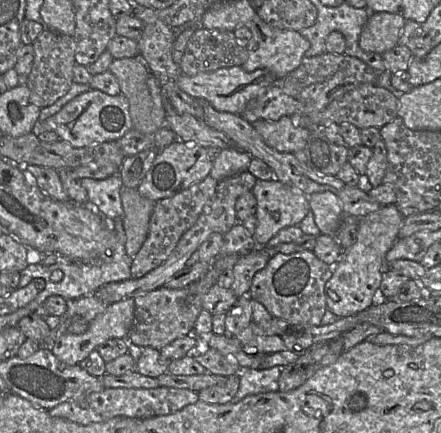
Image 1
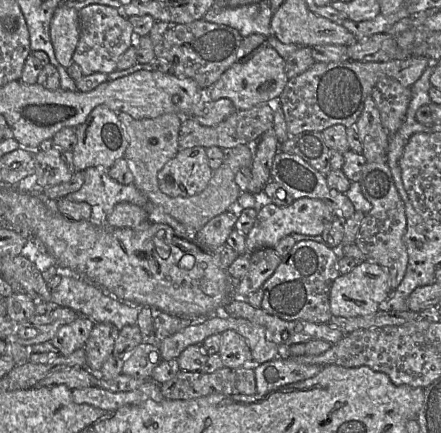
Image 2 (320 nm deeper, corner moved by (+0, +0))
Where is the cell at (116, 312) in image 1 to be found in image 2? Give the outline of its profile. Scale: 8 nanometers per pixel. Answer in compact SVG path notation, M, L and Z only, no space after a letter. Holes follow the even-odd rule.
M80 316L74 322L61 326L50 343L57 349L59 355L68 356L84 348L94 323L90 318Z

